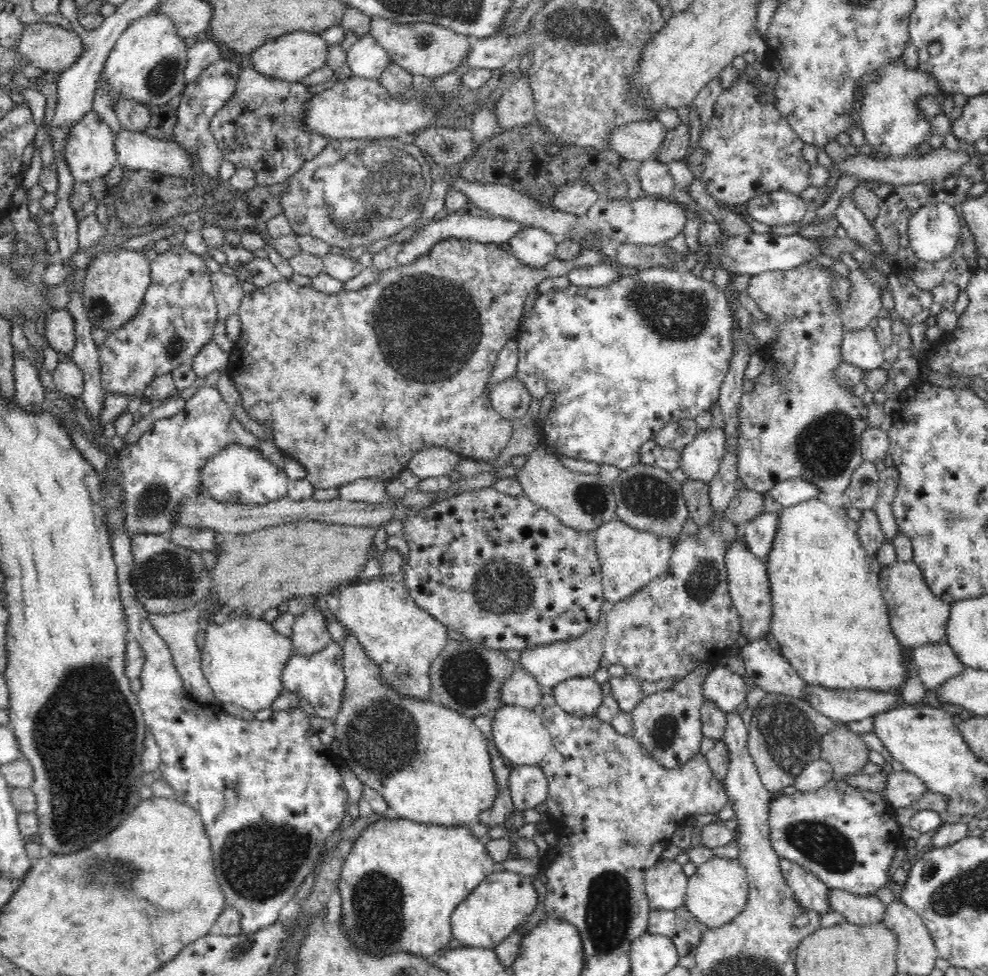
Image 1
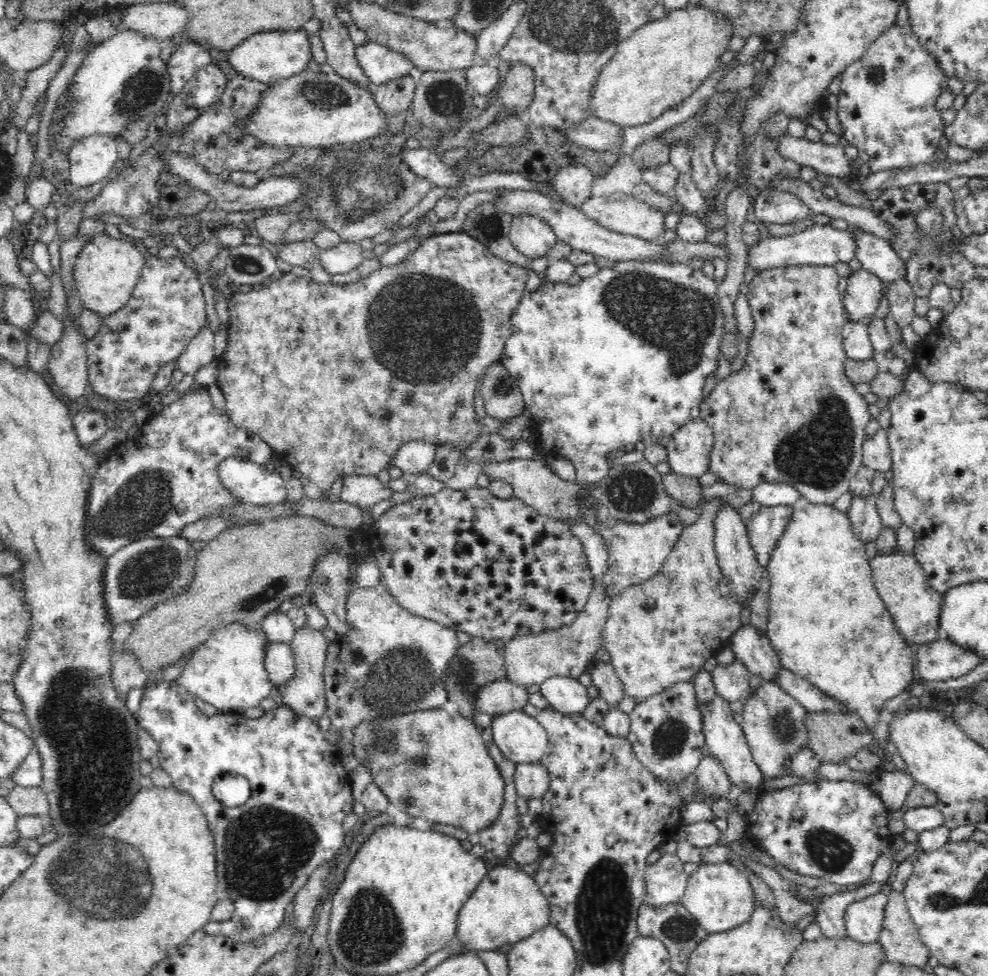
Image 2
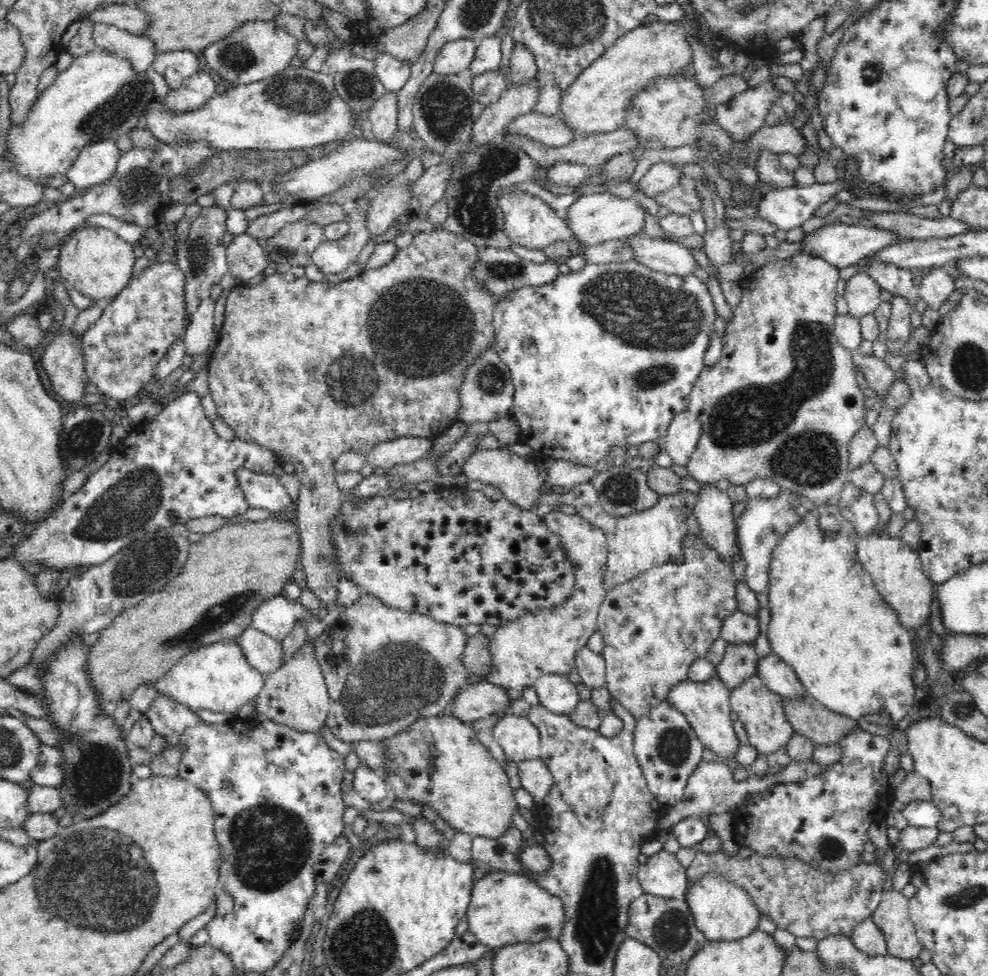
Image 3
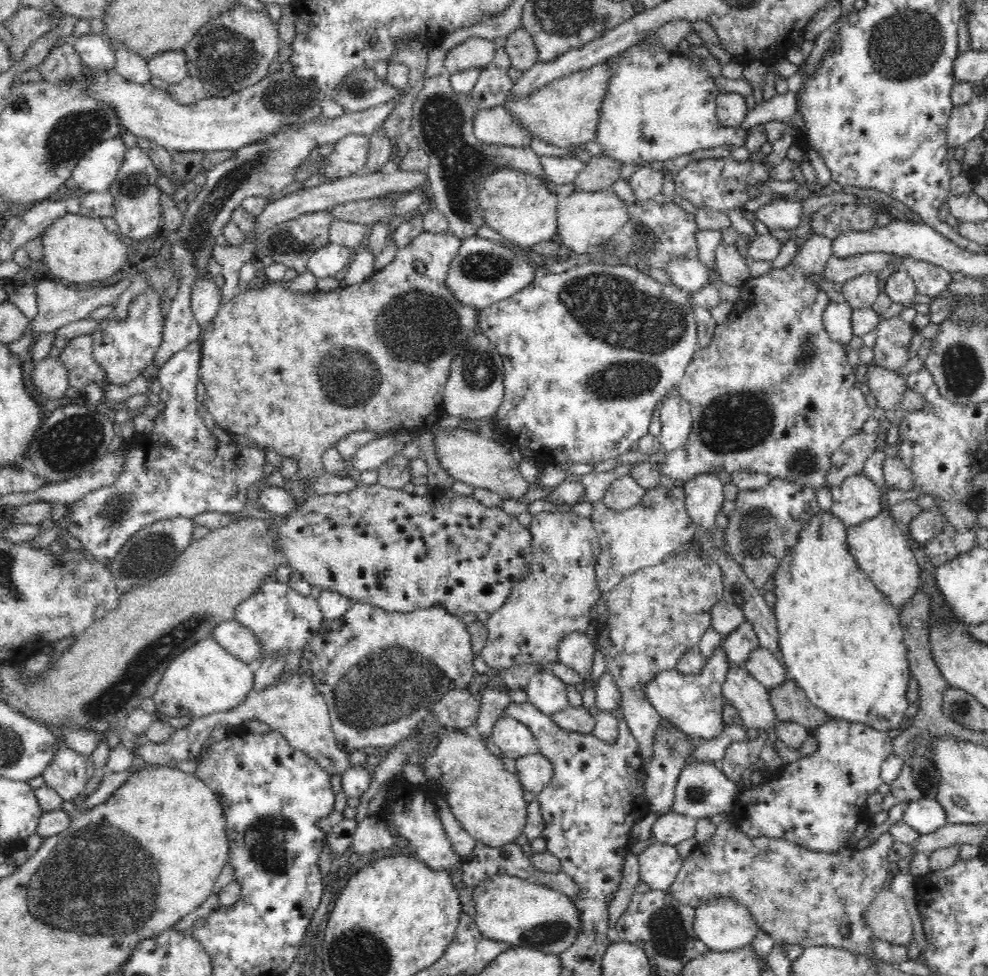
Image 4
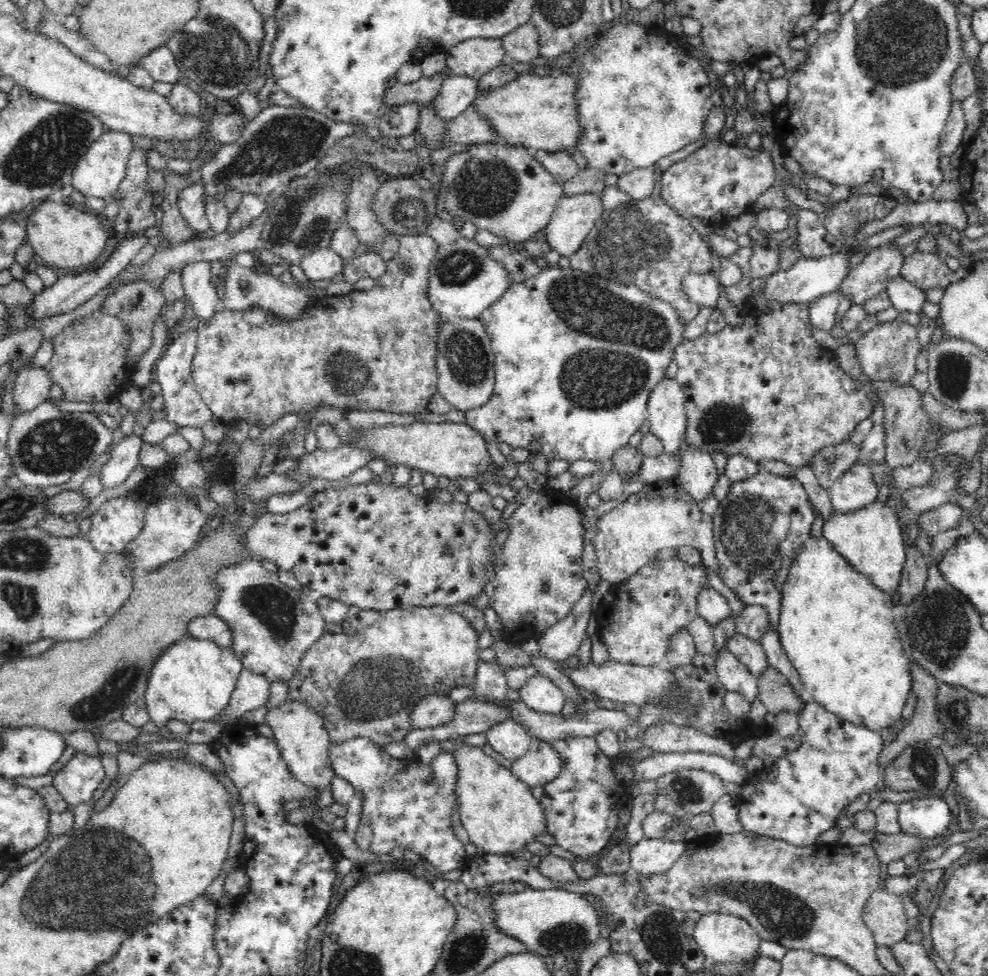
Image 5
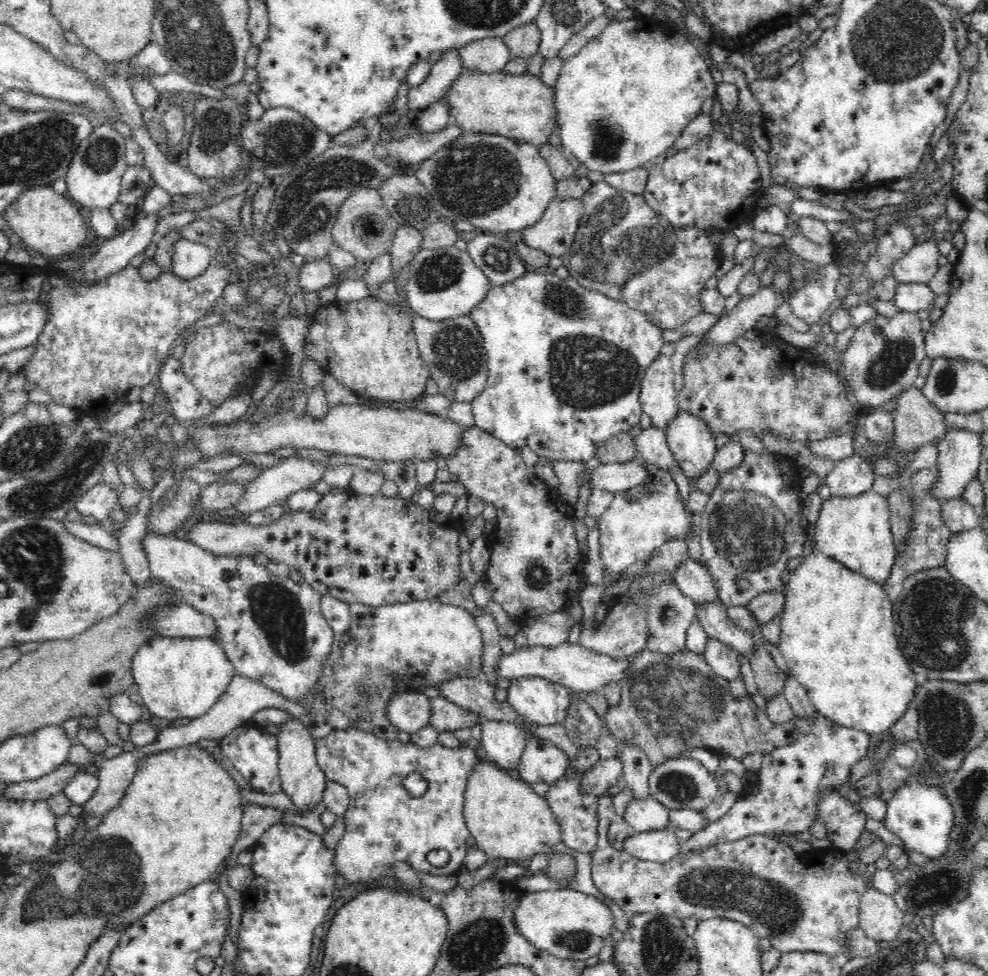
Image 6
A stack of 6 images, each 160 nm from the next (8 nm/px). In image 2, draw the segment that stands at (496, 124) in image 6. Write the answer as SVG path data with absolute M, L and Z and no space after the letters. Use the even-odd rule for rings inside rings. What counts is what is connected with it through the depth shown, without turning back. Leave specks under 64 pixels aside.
M688 4L686 8L667 11L667 15L648 21L640 26L628 38L620 40L614 56L602 66L596 76L596 82L590 92L590 110L592 117L622 128L640 126L658 119L666 110L681 104L690 96L698 84L720 64L720 54L726 52L728 40L732 38L732 29L724 23L722 17L716 17L712 11Z

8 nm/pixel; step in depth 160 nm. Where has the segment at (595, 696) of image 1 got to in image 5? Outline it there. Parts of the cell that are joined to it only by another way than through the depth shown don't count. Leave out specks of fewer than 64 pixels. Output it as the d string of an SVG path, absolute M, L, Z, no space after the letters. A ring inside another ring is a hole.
M541 672L531 676L518 692L519 699L539 713L559 714L566 703L561 688Z

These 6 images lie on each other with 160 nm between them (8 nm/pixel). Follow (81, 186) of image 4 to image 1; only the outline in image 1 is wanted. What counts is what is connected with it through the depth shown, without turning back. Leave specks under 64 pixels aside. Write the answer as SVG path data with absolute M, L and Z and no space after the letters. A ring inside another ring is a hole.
M96 111L86 113L78 124L70 128L70 136L66 141L66 160L75 183L86 183L103 180L109 172L117 166L118 153L116 153L116 136L108 124L100 120Z

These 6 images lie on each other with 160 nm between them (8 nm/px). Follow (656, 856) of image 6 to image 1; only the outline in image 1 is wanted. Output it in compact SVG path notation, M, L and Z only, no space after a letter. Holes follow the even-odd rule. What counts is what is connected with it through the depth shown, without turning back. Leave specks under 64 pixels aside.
M661 858L645 873L645 889L651 910L668 911L684 906L688 881L682 865Z

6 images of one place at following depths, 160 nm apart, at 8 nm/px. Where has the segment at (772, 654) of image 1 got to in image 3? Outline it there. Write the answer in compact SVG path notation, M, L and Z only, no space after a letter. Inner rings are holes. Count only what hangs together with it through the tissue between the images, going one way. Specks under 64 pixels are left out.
M737 609L725 619L720 636L728 643L754 642L759 635L759 624L756 617Z

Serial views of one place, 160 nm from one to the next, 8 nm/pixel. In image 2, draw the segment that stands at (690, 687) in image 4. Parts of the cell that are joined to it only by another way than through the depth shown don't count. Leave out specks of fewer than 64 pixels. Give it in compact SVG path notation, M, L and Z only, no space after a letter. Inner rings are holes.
M720 694L714 696L706 704L696 698L696 705L698 705L703 719L705 744L708 746L712 756L722 763L722 766L729 774L730 780L733 782L733 786L740 786L742 789L754 787L759 789L763 783L763 772L759 769L758 763L753 759L747 739L743 734L741 726L736 723L734 712L729 709L729 703Z

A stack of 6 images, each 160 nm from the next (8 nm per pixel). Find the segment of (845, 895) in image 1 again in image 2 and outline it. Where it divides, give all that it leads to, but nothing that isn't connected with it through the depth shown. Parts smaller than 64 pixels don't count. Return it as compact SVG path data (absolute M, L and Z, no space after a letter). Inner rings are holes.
M881 891L864 900L853 902L846 909L845 927L850 939L864 944L879 942L884 920L884 904L888 897L887 893Z

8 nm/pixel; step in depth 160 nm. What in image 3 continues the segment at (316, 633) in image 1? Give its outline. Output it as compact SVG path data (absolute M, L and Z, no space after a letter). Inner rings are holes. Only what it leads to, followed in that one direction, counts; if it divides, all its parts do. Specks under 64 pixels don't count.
M305 645L292 660L288 660L276 672L265 675L264 686L254 700L253 712L263 721L272 720L297 732L312 732L325 741L321 733L328 720L330 701L326 681L315 658L313 645Z

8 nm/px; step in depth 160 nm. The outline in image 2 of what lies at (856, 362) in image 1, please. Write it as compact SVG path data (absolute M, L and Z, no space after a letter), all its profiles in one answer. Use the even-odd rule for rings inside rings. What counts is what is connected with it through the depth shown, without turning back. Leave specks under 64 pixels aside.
M848 320L842 326L842 336L843 347L848 359L862 361L872 358L873 346L866 321L856 322Z

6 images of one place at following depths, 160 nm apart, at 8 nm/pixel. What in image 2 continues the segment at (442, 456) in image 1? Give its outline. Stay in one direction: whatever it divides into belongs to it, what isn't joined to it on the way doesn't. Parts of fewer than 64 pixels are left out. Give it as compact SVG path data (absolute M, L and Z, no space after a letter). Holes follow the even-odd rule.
M410 440L394 450L388 464L400 468L404 473L424 473L434 460L435 450L436 446L431 442Z

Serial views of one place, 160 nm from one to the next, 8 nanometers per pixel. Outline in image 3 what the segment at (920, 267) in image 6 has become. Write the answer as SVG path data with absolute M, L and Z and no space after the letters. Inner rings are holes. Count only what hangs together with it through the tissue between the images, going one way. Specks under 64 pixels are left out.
M934 266L924 269L924 274L920 276L920 284L916 288L915 294L918 298L927 302L927 306L938 310L954 292L954 278L947 271L945 266Z

